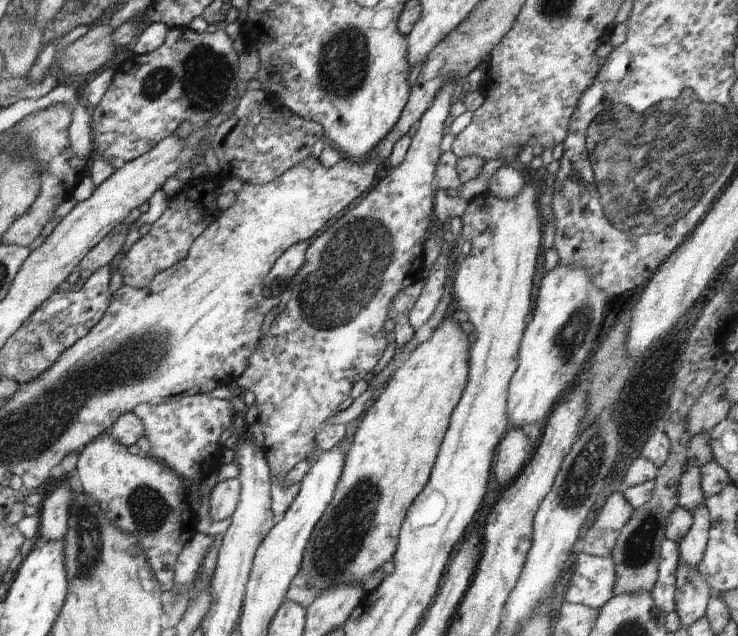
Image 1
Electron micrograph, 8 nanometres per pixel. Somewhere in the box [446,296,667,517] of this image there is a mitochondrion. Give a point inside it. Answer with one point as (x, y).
(583, 475)

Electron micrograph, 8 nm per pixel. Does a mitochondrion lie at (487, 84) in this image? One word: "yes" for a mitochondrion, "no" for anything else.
no

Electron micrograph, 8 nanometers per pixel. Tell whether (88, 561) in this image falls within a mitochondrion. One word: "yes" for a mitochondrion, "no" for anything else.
yes

